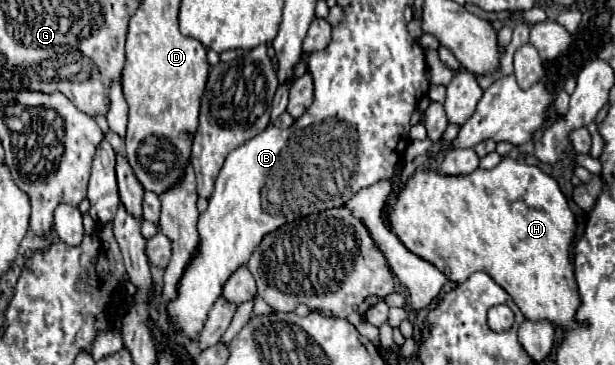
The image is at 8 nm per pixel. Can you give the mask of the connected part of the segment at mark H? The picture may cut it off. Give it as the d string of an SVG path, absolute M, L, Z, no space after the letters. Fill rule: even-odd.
M504 157L494 169L476 169L470 175L442 177L426 169L416 169L406 189L396 195L388 221L398 239L418 257L434 263L454 283L464 283L472 273L488 273L532 321L550 321L564 329L586 325L576 319L580 295L570 263L570 245L576 233L576 219L562 195L556 179L534 165L516 163Z

